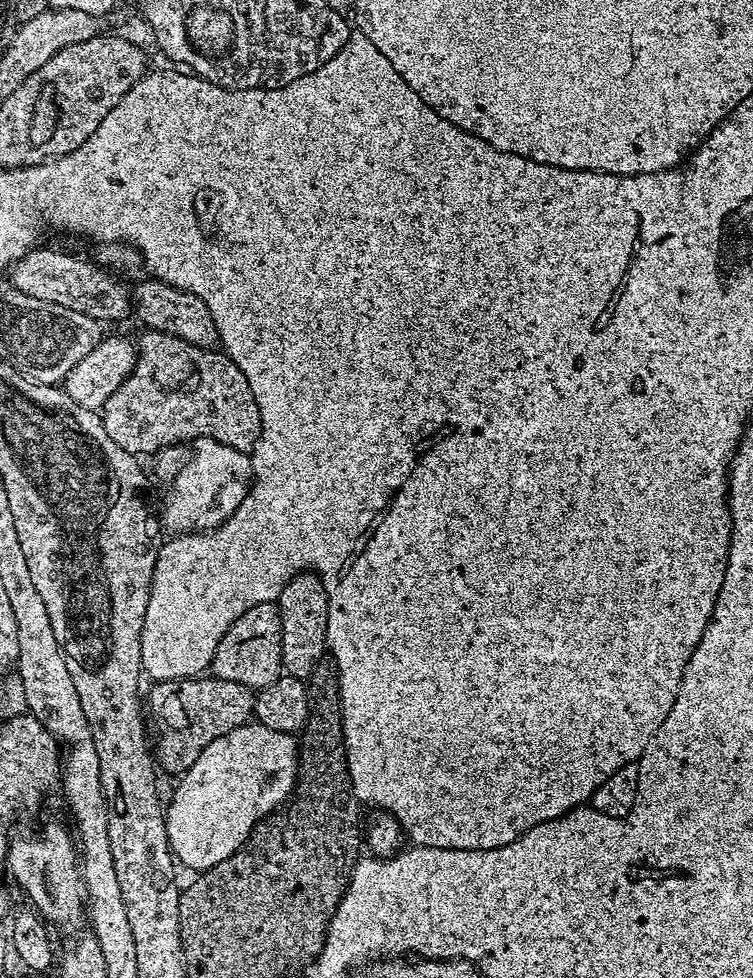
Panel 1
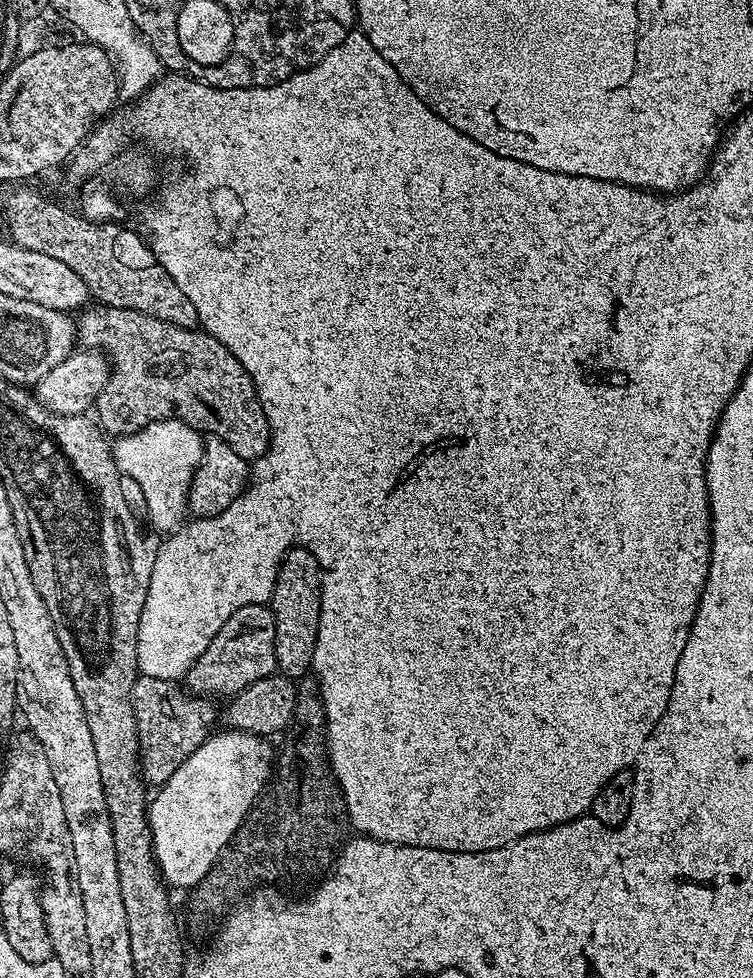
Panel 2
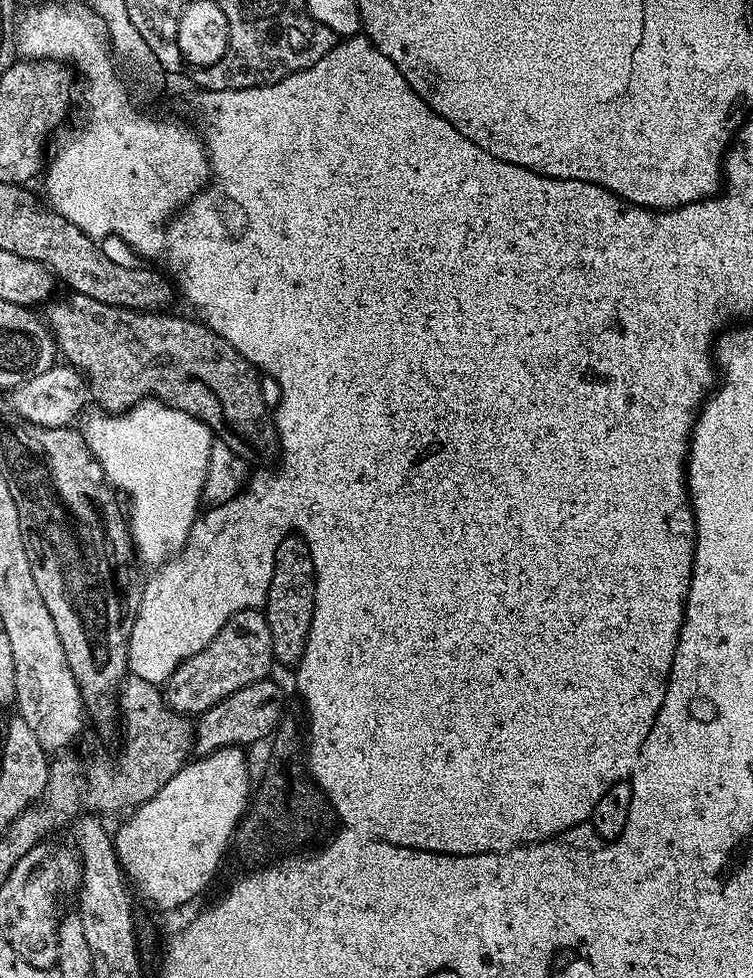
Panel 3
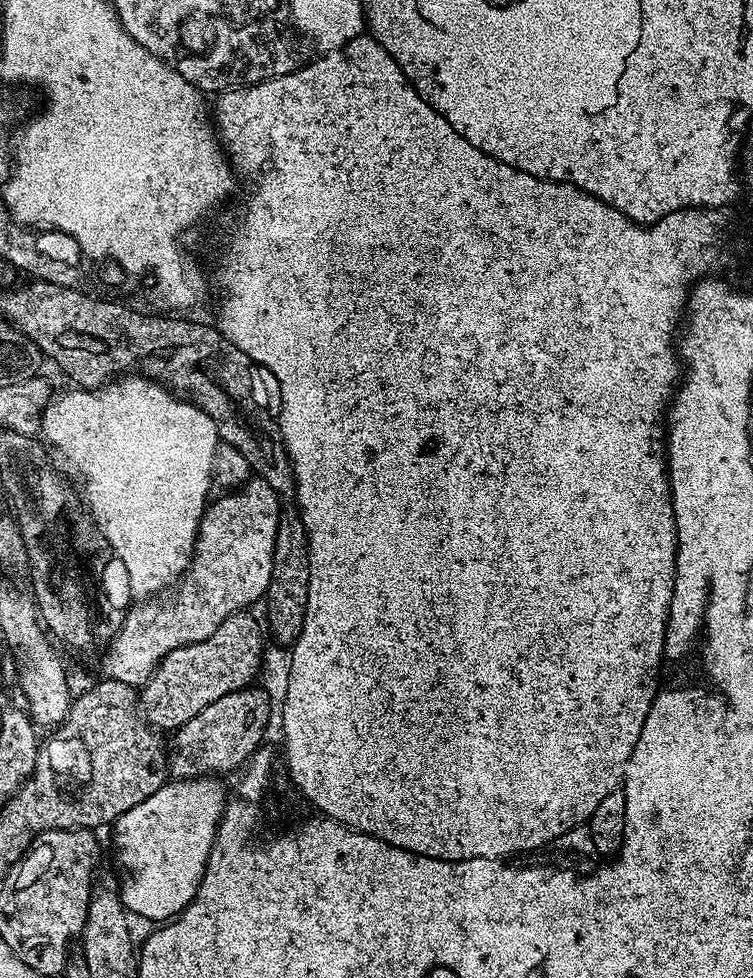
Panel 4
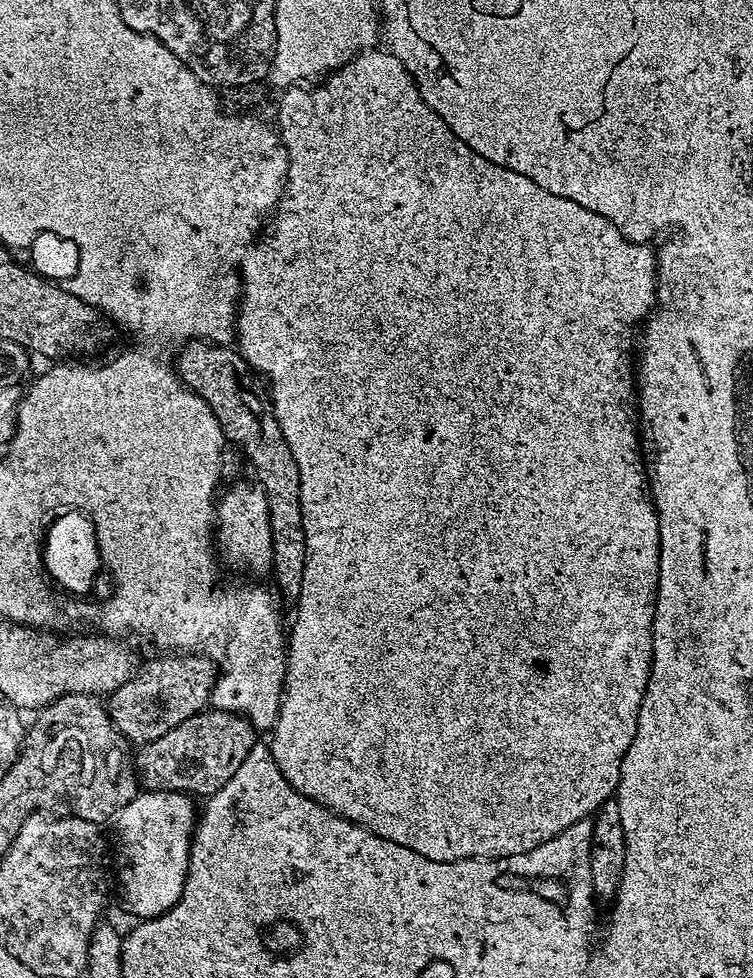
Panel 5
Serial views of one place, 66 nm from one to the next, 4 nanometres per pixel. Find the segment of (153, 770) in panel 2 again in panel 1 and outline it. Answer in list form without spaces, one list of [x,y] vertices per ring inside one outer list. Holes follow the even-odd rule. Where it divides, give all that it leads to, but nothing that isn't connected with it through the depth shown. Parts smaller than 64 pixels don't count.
[[[189,678],[157,680],[151,687],[146,692],[146,704],[151,719],[152,716],[156,719],[154,756],[163,771],[165,768],[175,774],[187,772],[190,766],[194,766],[198,754],[202,754],[214,738],[222,738],[222,734],[230,734],[230,730],[238,730],[238,726],[249,723],[256,711],[256,692],[238,682]]]

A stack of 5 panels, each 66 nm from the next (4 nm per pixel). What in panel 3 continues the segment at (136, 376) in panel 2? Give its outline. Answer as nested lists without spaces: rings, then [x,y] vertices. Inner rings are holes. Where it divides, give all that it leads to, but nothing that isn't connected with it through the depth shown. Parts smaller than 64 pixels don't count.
[[[72,292],[65,300],[55,300],[47,305],[46,323],[59,355],[83,373],[91,395],[92,392],[96,395],[105,413],[127,412],[145,398],[161,400],[171,408],[198,418],[208,426],[215,439],[230,446],[230,450],[234,450],[234,454],[241,456],[245,462],[264,462],[275,455],[277,457],[276,422],[269,405],[268,408],[264,405],[264,396],[260,393],[261,377],[257,369],[214,329],[208,327],[204,332],[194,332],[202,330],[199,319],[183,320],[180,316],[164,316],[168,314],[156,310],[110,306],[81,292]]]

